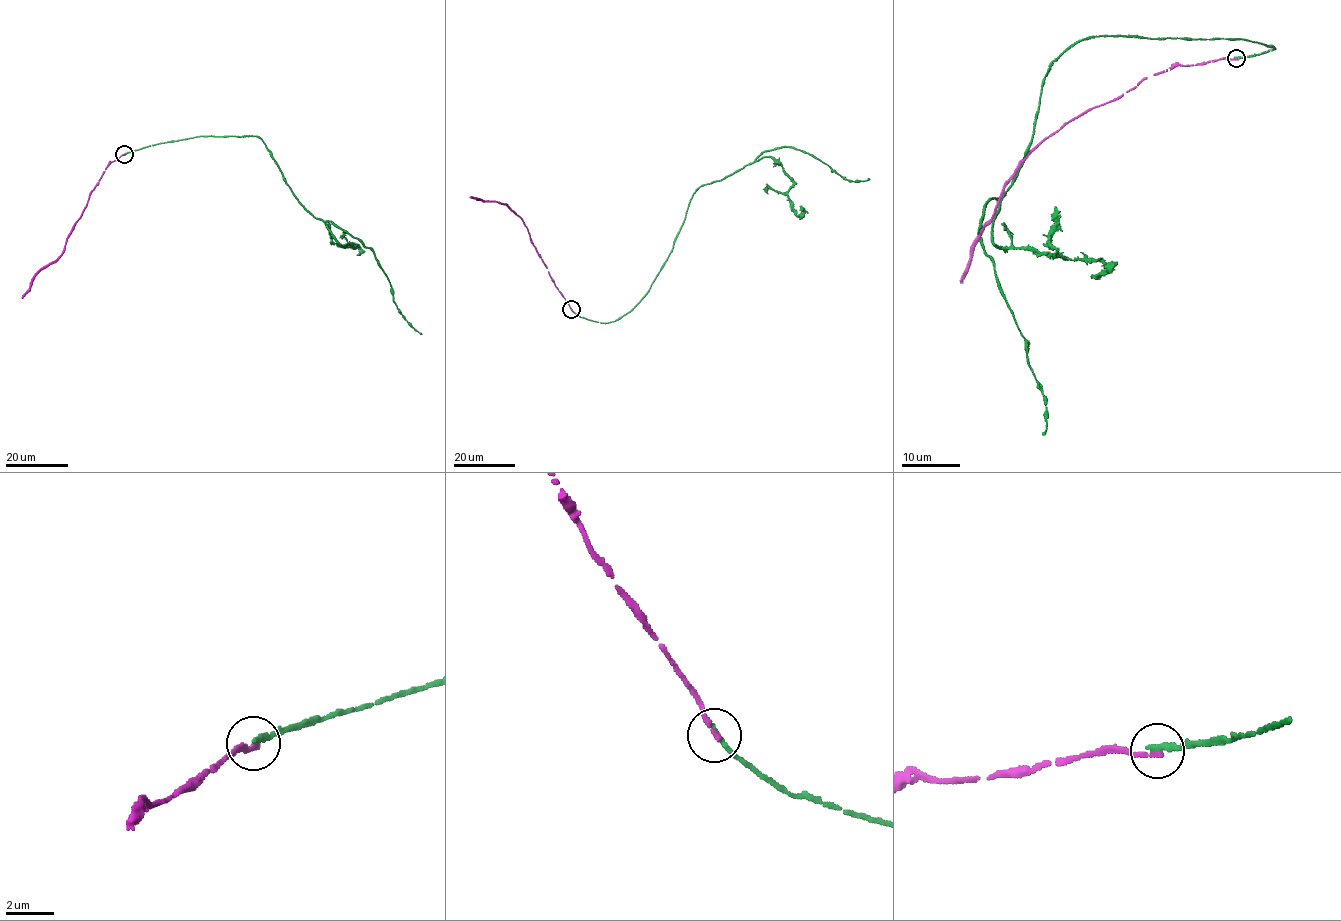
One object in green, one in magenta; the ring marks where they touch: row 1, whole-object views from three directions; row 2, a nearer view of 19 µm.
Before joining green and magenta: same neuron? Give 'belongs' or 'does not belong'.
does not belong

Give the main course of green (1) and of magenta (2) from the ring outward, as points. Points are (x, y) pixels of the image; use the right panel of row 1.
1: (1236, 59), (1275, 48), (1104, 35), (1079, 39), (1051, 66), (1027, 154), (979, 228), (1042, 392), (1043, 434)
2: (1236, 59), (1172, 65), (1069, 120), (1025, 157), (1005, 184), (960, 283)

